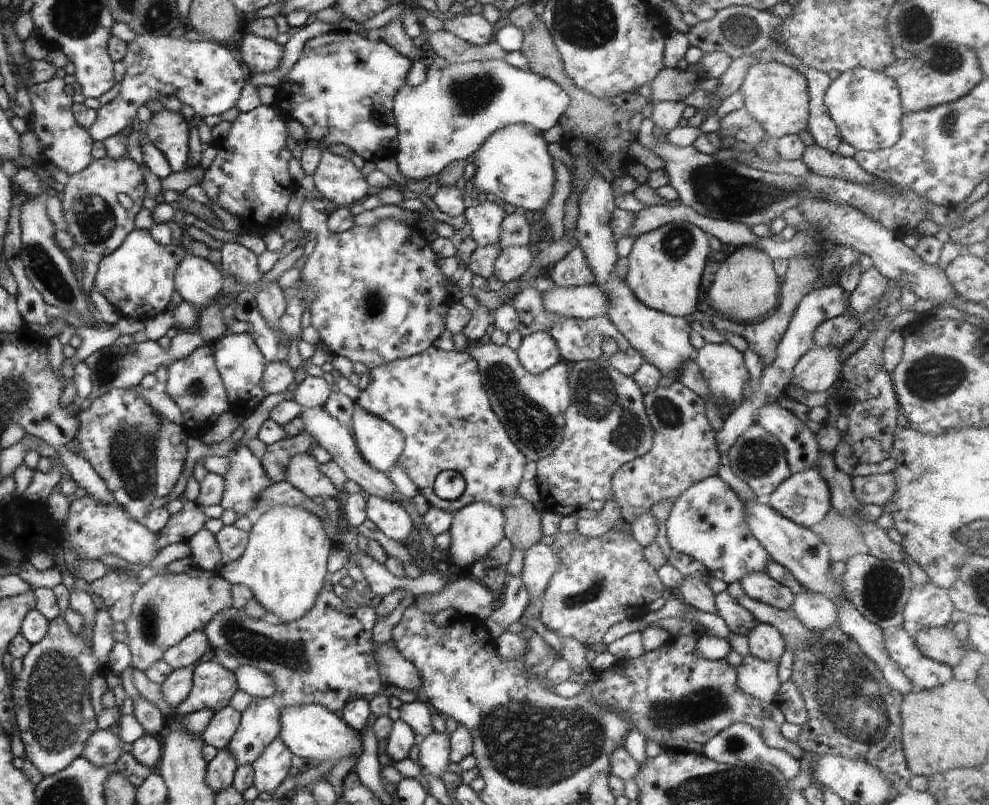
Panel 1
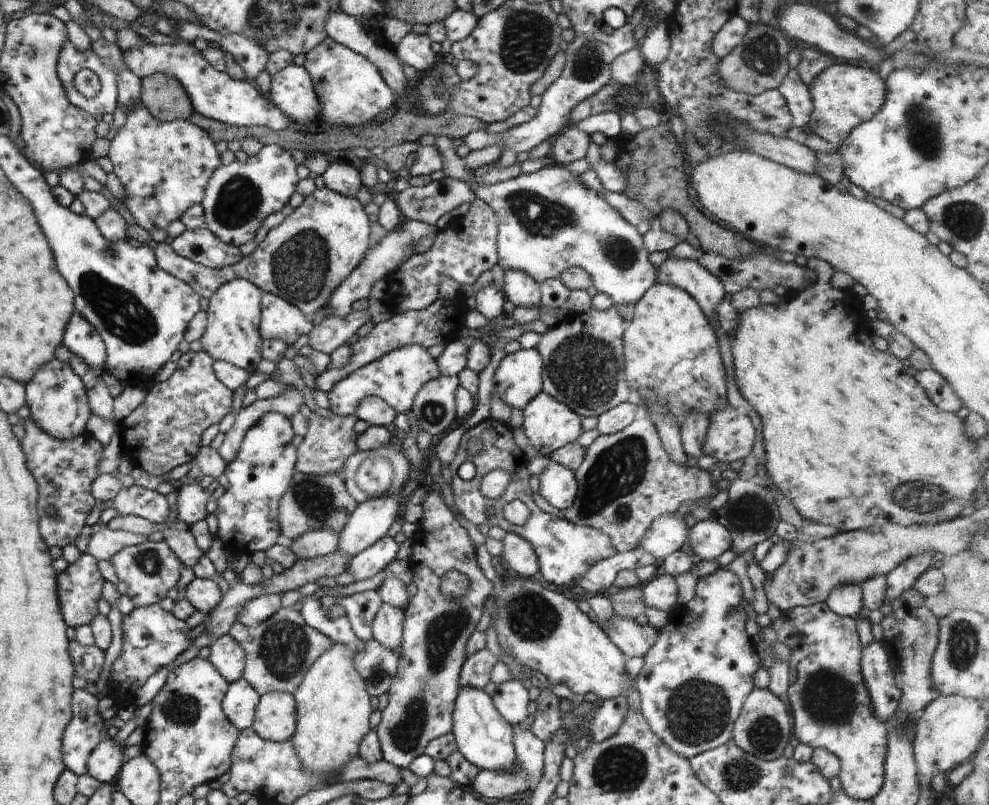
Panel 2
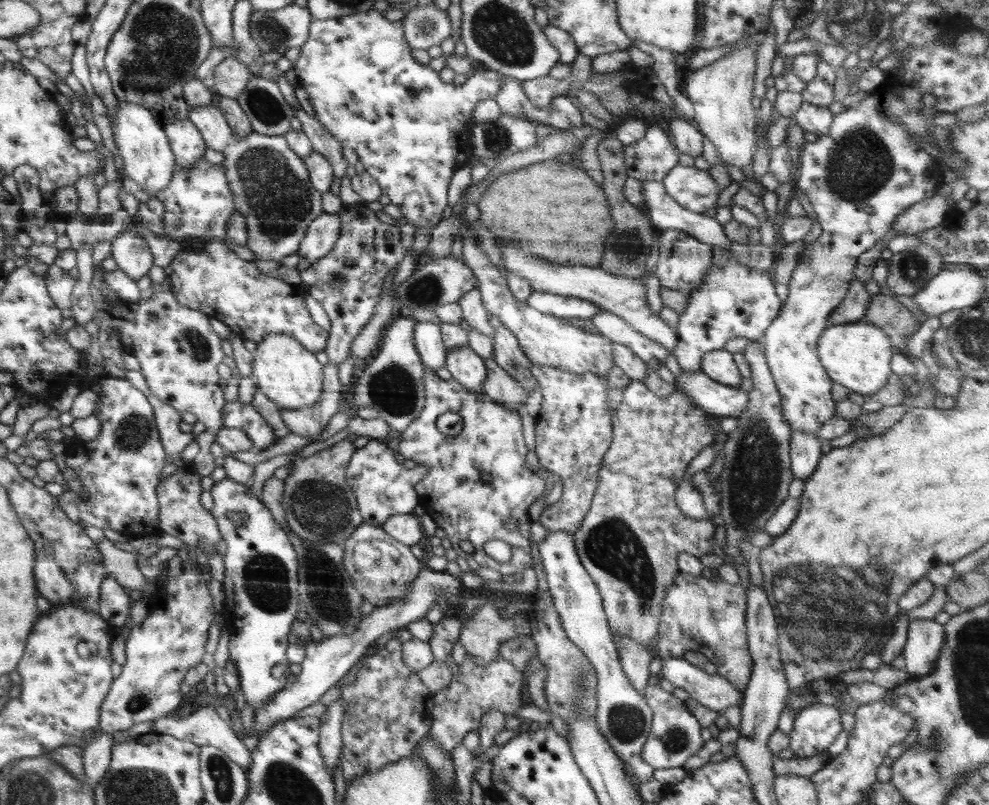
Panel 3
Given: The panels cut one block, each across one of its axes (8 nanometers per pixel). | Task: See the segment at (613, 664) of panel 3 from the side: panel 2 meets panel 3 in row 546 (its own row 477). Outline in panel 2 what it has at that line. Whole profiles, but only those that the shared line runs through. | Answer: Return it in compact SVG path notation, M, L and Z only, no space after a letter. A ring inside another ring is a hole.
M550 458L538 478L540 480L539 493L546 498L548 504L563 511L574 502L577 482L573 470L563 467L562 464Z

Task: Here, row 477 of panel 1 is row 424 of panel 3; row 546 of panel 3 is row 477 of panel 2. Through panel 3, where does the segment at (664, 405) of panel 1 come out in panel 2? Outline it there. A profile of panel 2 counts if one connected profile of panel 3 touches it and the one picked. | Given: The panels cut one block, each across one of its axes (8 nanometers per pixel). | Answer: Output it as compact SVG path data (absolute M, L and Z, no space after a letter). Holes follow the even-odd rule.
M644 415L636 417L620 432L611 435L599 435L587 446L582 464L575 472L577 493L574 502L562 511L565 518L581 527L592 527L611 538L616 552L637 551L641 538L648 527L662 515L671 515L694 500L710 498L720 491L706 467L689 467L670 460L662 446L656 425Z

